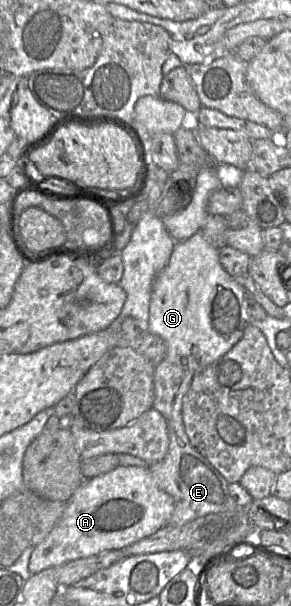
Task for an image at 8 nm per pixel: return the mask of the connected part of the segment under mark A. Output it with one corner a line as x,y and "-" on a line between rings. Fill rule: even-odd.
122,466
85,479
66,501
64,512
47,535
36,545
29,560
32,575
50,567
120,549
148,537
169,523
174,511
173,498
159,487
147,467

